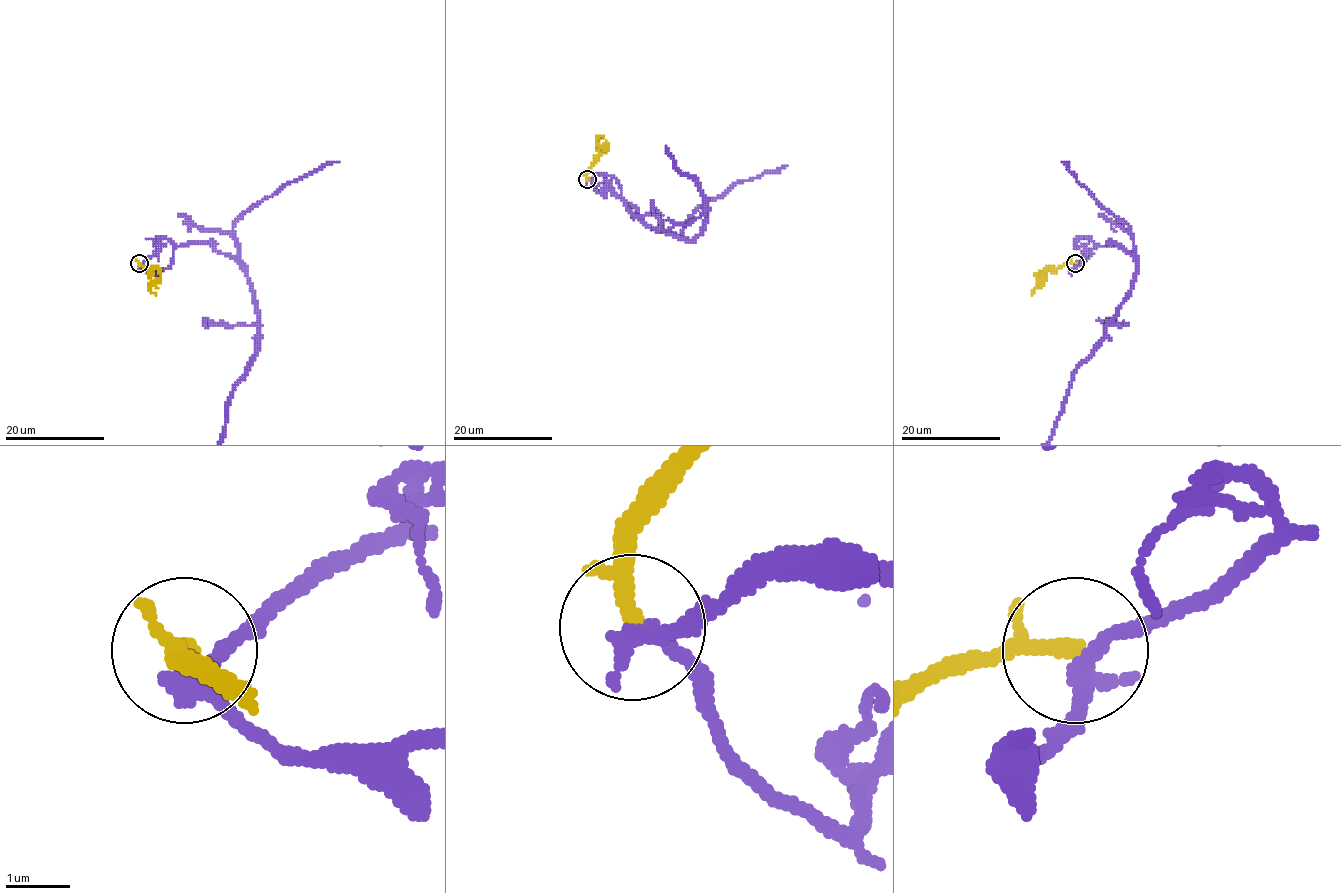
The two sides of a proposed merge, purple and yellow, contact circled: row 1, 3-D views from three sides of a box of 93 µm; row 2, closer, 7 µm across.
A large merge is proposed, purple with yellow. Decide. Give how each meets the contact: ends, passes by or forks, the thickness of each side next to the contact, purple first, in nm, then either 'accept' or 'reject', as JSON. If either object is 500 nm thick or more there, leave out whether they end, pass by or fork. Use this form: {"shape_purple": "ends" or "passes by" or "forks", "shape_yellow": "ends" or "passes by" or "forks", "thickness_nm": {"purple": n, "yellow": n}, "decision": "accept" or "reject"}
{"shape_purple": "passes by", "shape_yellow": "passes by", "thickness_nm": {"purple": 280, "yellow": 200}, "decision": "reject"}

